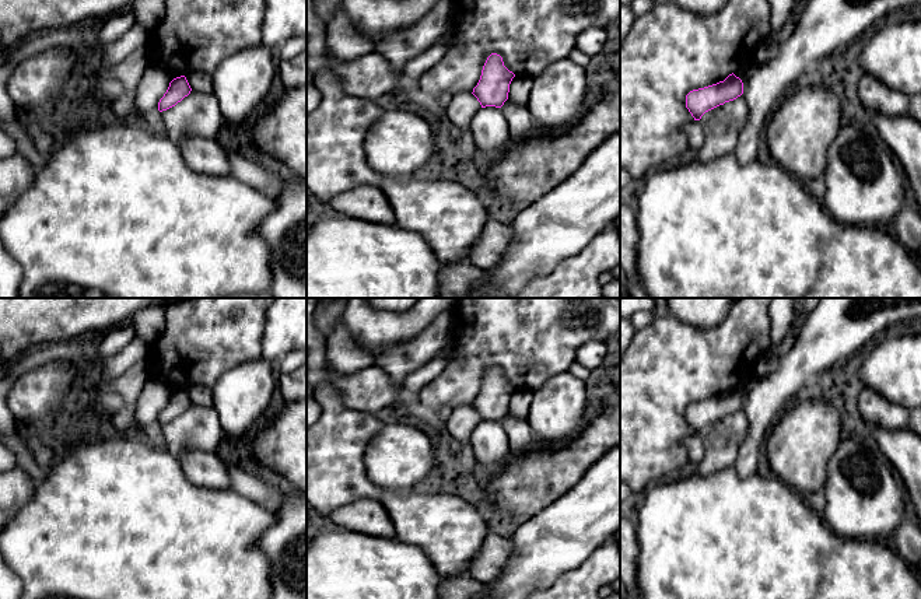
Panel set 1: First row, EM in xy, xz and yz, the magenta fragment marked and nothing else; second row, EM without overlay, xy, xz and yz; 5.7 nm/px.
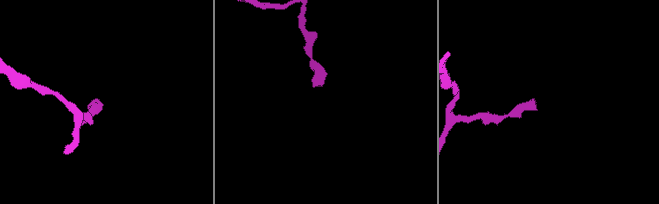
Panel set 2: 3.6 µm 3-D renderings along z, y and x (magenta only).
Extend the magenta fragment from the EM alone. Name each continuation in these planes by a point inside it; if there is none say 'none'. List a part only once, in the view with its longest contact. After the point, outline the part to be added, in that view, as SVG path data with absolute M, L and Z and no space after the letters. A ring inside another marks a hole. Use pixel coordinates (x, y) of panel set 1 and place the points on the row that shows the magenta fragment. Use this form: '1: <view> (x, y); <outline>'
none

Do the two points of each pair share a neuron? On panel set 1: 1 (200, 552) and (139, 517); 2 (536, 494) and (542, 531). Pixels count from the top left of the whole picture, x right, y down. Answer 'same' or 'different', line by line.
1: same
2: different

